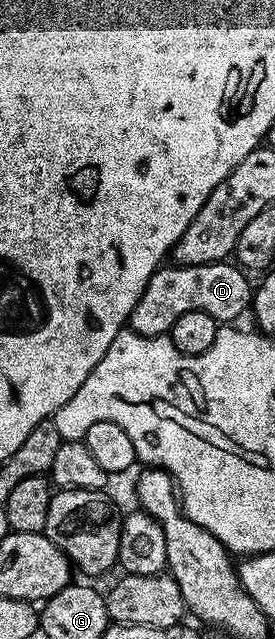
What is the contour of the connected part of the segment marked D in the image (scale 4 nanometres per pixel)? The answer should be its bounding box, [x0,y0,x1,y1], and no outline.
[129,260,253,338]

